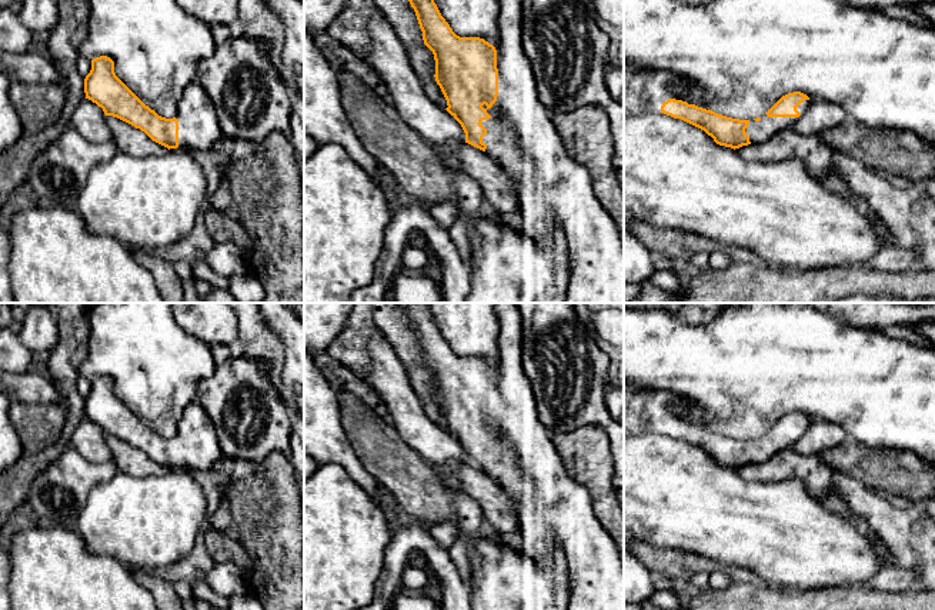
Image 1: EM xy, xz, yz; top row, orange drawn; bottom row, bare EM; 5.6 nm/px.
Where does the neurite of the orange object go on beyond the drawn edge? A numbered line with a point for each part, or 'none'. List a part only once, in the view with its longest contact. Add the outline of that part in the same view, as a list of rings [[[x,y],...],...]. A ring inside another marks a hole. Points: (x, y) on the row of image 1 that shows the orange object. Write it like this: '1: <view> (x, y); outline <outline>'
1: xz (556, 192); outline [[[498,0],[500,11],[498,11],[498,47],[497,50],[497,69],[498,69],[498,96],[497,101],[488,109],[485,104],[482,106],[487,113],[491,116],[488,120],[482,120],[481,124],[487,129],[487,134],[482,137],[482,143],[487,144],[485,154],[492,157],[515,181],[515,189],[518,194],[520,213],[518,213],[518,224],[520,227],[534,239],[548,237],[552,240],[552,236],[560,230],[567,241],[567,256],[568,256],[568,269],[570,269],[570,280],[565,290],[565,299],[562,303],[624,303],[624,243],[621,240],[620,230],[614,223],[612,217],[604,210],[600,200],[594,193],[594,183],[588,169],[571,159],[567,154],[564,143],[557,133],[554,123],[548,116],[548,109],[540,101],[537,91],[537,81],[534,76],[534,70],[530,59],[524,53],[522,49],[522,3],[521,0]]]

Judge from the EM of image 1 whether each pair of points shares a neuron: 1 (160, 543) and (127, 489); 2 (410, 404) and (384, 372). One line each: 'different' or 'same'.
1: same
2: same

